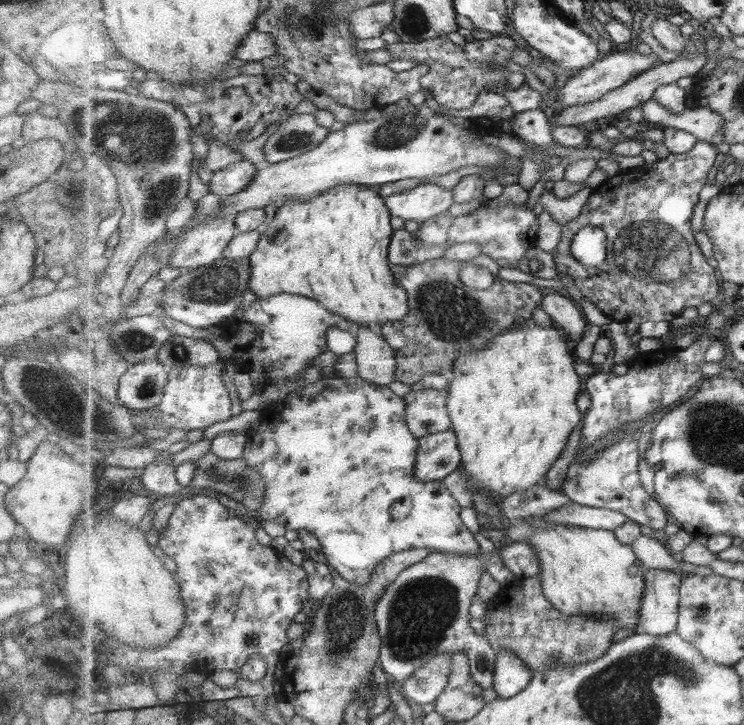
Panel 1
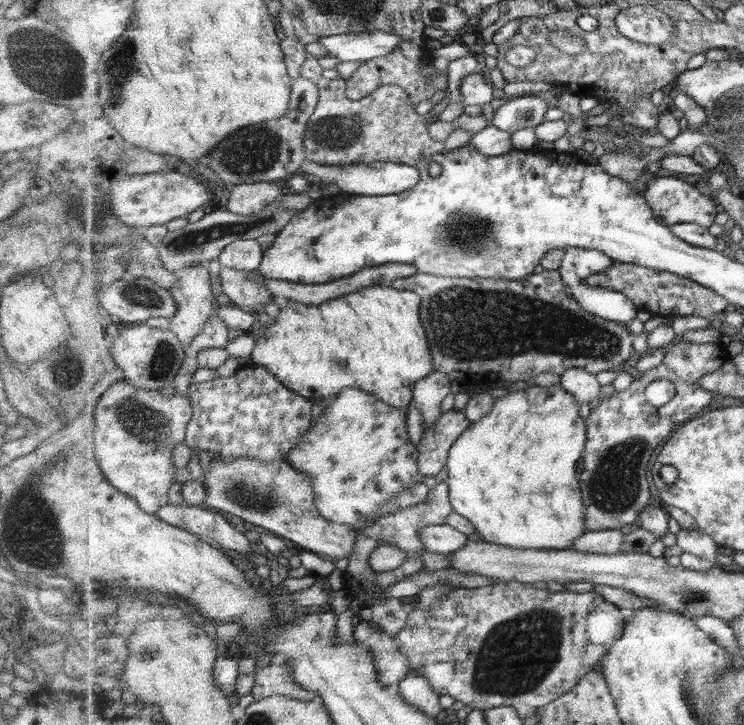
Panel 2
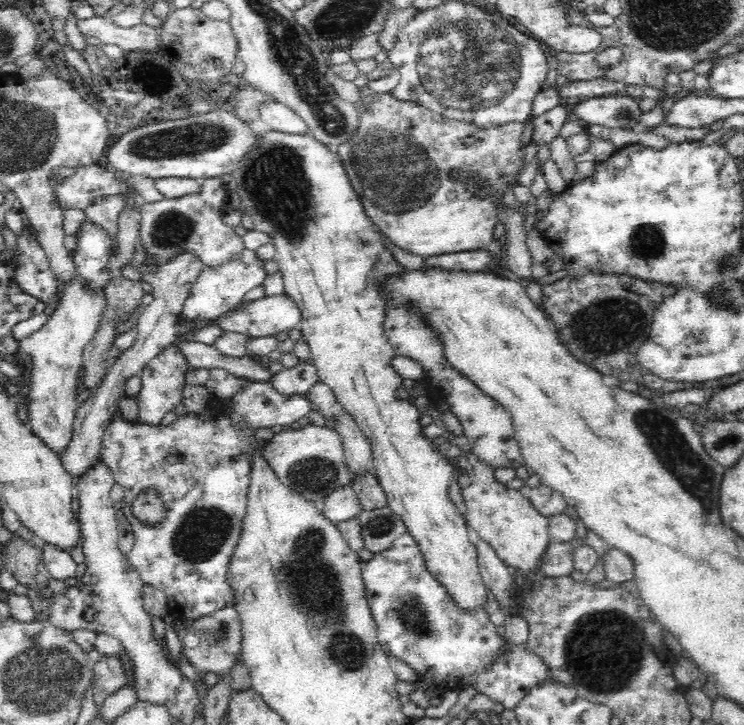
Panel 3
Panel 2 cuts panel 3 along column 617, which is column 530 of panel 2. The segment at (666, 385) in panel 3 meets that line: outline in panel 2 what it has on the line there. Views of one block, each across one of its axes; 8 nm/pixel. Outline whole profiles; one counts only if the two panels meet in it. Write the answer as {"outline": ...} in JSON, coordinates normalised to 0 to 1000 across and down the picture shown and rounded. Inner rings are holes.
{"outline":[[[730,372],[700,386],[594,382],[563,375],[530,386],[524,394],[569,408],[565,434],[574,455],[582,505],[585,512],[606,519],[616,532],[647,521],[707,527],[727,513],[754,519],[765,508],[784,508],[805,516],[813,510],[829,510],[832,502],[840,502],[853,488],[852,461],[843,448],[786,429],[781,418],[763,406],[763,396],[751,372]]]}

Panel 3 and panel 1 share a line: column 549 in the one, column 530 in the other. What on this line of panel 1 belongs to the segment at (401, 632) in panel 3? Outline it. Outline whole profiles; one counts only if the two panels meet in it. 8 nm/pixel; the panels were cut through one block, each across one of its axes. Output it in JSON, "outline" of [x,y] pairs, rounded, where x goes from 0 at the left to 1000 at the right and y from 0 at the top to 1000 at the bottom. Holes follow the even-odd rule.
{"outline":[[[675,894],[667,899],[667,921],[661,949],[669,961],[690,964],[710,949],[718,930],[710,916],[690,895]]]}

